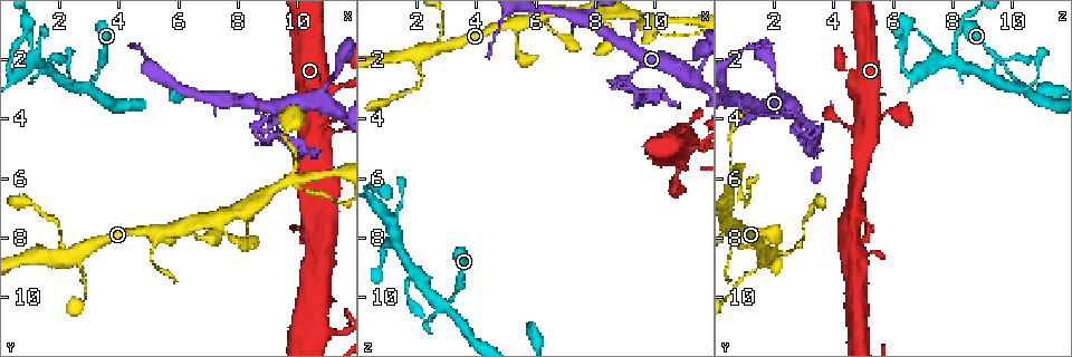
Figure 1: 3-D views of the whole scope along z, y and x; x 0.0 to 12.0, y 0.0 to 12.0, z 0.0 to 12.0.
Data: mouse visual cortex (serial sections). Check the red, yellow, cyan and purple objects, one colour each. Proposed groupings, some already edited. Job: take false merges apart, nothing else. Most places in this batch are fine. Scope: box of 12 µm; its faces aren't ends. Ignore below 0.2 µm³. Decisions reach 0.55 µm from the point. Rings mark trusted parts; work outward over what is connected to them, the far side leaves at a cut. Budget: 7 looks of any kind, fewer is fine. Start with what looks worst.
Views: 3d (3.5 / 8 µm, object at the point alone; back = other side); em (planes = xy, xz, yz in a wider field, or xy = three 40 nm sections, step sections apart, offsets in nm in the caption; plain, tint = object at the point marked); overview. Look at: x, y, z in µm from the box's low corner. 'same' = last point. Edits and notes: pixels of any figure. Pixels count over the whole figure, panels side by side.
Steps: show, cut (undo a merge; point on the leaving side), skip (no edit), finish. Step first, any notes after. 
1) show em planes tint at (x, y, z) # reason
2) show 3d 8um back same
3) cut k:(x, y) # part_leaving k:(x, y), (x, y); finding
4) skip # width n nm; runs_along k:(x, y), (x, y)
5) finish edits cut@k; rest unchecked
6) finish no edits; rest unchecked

show 3d 3.5um at (2.6, 8.5, 1.6) # abrupt turn

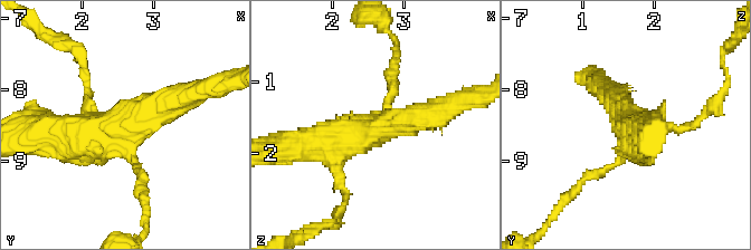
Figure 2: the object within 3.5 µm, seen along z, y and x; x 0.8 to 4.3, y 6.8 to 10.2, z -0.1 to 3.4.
show em xy step 1 tint at (2.60, 8.55, 1.65) # now the EM

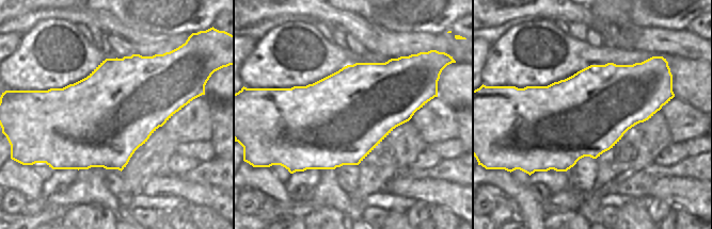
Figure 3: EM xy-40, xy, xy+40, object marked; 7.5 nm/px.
show em xy step 3 tint same # another direction

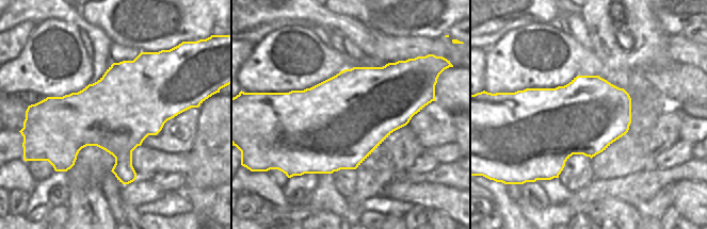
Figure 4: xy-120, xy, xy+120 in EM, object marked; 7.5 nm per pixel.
skip # runs_along 2:(191, 95), (126, 126), (57, 133); continuous, no second cell

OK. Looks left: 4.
show 3d 8um at (2.9, 2.8, 10.2) # sharp bend

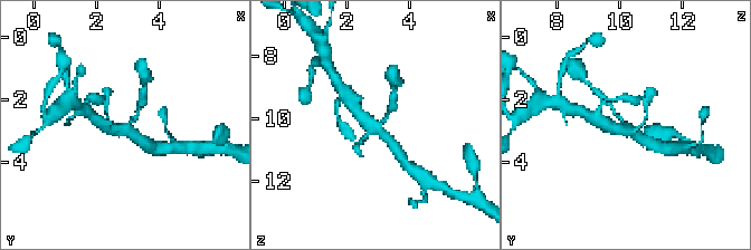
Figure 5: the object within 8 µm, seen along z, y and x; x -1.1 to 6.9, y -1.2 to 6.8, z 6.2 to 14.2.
show 3d 3.5um at (2.9, 2.9, 10.2)

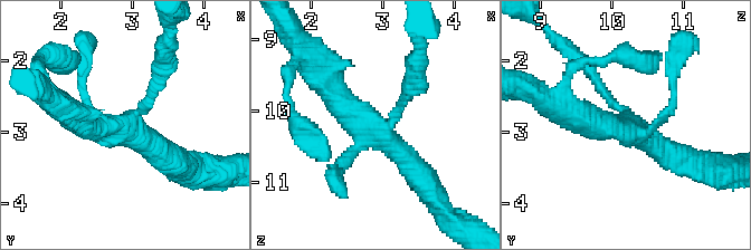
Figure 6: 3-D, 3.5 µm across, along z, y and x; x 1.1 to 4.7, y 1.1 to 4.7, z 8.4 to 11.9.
show em xy step 1 tint at (2.95, 2.85, 10.25)

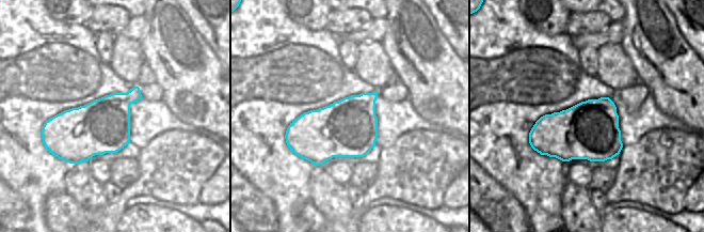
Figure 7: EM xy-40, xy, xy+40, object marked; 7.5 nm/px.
skip # all the same cell

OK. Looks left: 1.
finish no edits; rest unchecked

